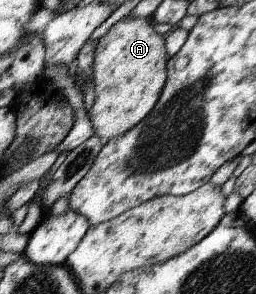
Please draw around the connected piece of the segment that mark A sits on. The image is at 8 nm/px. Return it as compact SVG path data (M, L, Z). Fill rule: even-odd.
M124 17L110 27L108 33L95 46L94 69L92 69L95 99L88 113L96 137L110 141L120 135L126 135L156 107L168 77L167 64L170 58L166 55L164 37L154 31L154 26L151 17Z

